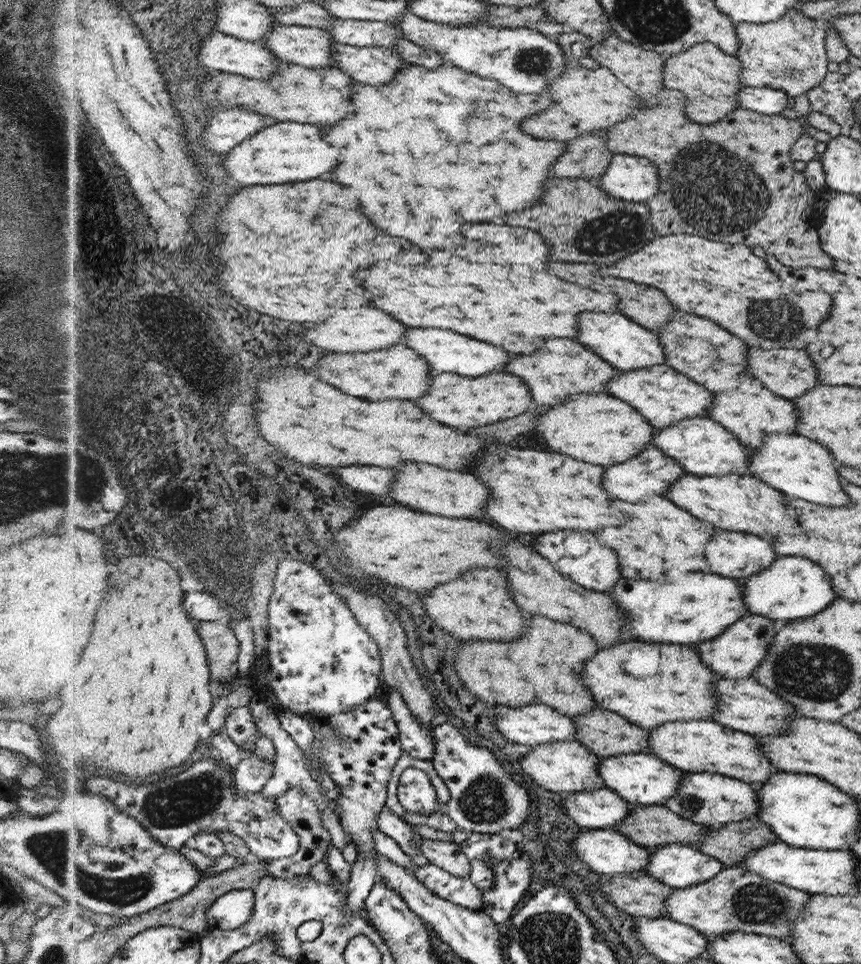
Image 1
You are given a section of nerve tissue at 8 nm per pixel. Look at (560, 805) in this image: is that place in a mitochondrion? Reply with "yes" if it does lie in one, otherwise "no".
no

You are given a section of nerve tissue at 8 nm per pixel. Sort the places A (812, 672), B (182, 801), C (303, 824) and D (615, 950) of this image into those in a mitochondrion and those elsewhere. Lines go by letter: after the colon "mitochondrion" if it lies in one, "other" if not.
A: mitochondrion
B: mitochondrion
C: other
D: other

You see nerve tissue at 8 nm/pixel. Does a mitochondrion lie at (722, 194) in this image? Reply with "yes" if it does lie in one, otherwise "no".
yes

